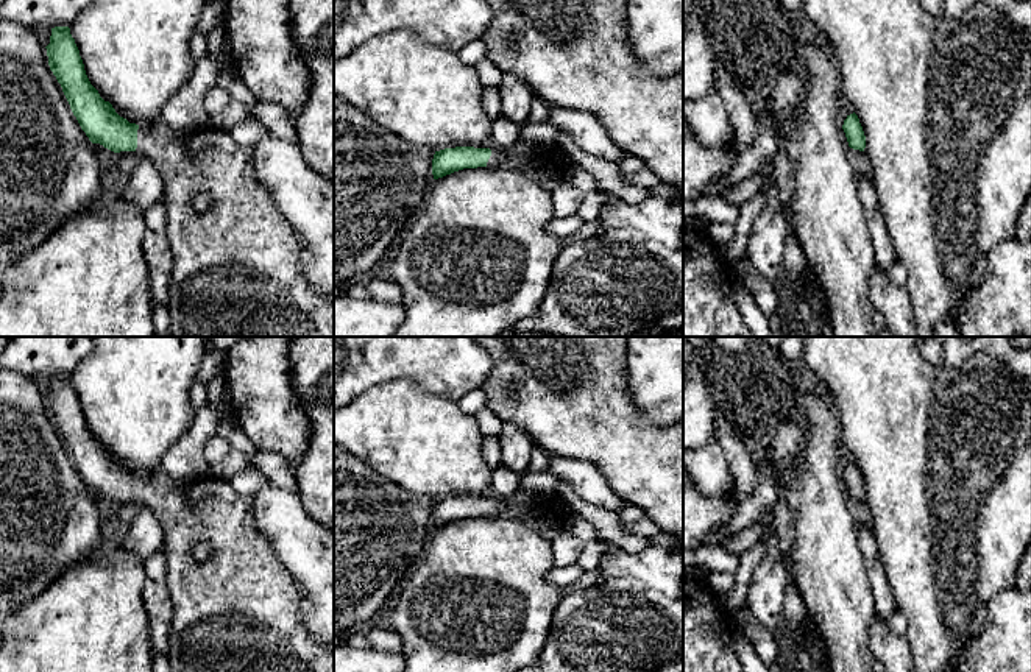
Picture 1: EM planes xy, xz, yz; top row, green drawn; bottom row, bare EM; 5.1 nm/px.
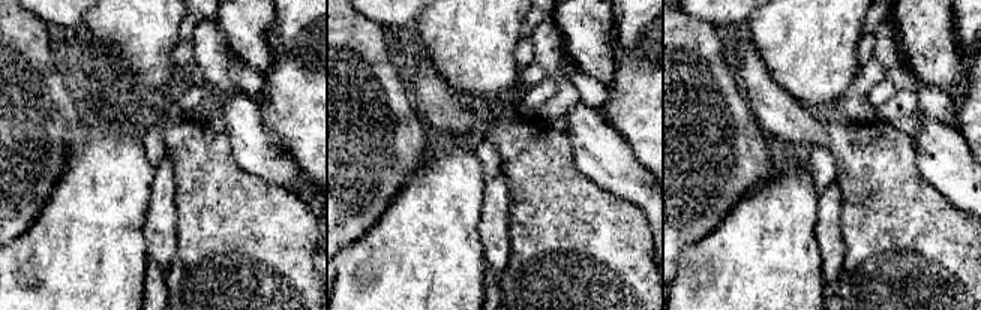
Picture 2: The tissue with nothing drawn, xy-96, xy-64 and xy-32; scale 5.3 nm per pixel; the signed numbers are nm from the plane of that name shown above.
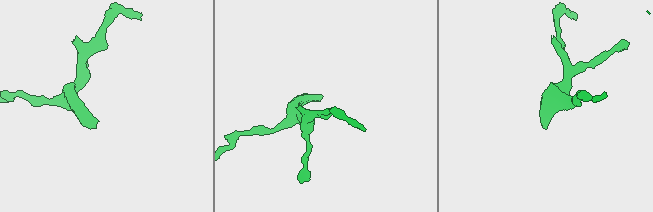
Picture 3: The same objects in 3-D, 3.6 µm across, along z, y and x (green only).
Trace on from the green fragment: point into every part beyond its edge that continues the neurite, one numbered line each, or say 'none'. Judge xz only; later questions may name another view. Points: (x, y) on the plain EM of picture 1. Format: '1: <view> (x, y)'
1: xz (521, 499)

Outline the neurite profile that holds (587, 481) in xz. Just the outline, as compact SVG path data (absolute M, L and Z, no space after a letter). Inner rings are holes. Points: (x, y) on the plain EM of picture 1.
M551 455L546 469L568 482L576 494L591 505L615 513L629 507L629 502L611 490L602 472L590 462Z

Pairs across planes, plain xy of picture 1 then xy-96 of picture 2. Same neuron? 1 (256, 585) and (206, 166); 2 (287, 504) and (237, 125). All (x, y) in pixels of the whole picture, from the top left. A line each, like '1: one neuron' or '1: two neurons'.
1: one neuron
2: one neuron

